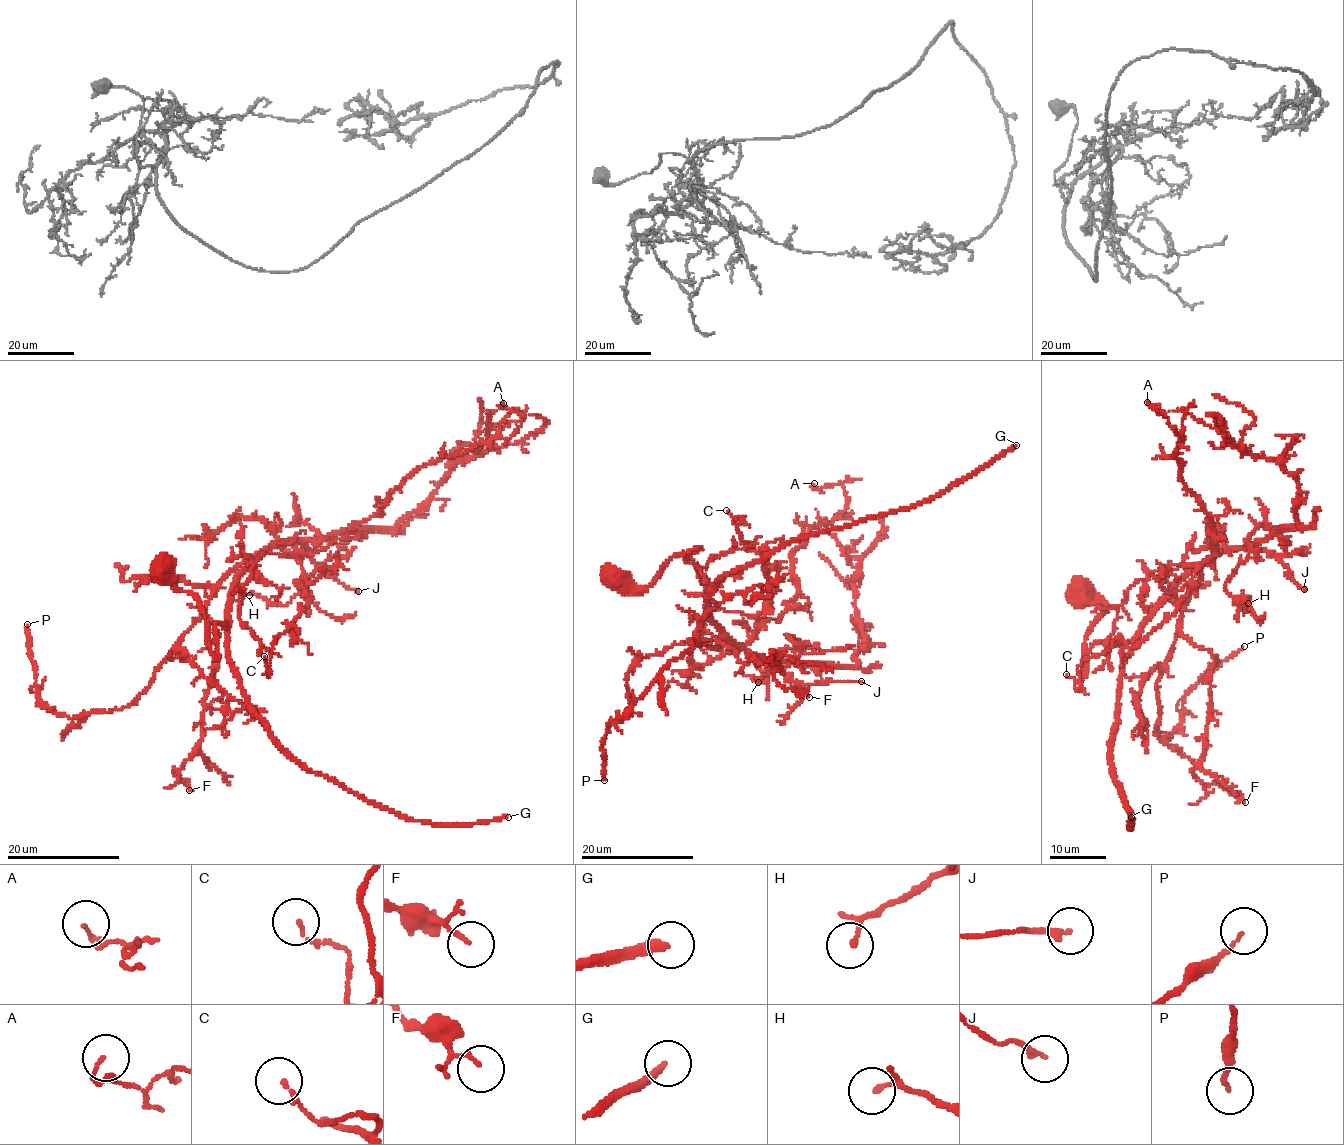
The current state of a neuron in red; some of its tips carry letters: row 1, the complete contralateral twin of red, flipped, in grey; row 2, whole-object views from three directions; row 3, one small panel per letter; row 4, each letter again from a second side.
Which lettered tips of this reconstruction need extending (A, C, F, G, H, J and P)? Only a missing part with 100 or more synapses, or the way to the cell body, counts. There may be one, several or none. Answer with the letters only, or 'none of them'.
G

